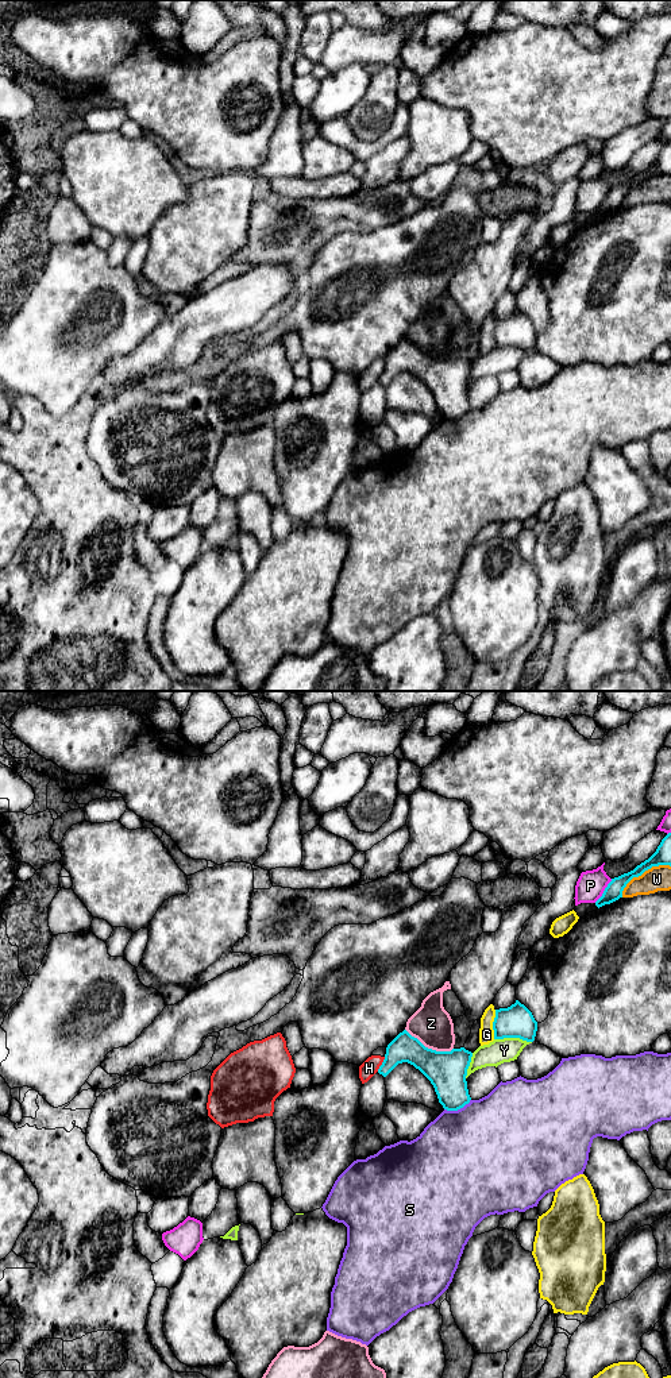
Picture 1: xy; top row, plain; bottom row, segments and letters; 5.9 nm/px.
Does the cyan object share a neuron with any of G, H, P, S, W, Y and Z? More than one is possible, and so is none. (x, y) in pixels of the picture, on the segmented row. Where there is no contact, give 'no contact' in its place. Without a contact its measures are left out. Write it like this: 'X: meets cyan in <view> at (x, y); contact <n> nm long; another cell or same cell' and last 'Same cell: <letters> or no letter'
G: meets cyan in xy at (493, 1025); contact 180 nm long; another cell
H: meets cyan in xy at (382, 1064); contact 100 nm long; another cell
P: meets cyan in xy at (604, 891); contact 180 nm long; another cell
S: meets cyan in xy at (458, 1108); contact 170 nm long; another cell
W: meets cyan in xy at (641, 873); contact 340 nm long; another cell
Y: meets cyan in xy at (513, 1037); contact 220 nm long; another cell
Z: meets cyan in xy at (430, 1049); contact 320 nm long; another cell
Same cell: no letter

